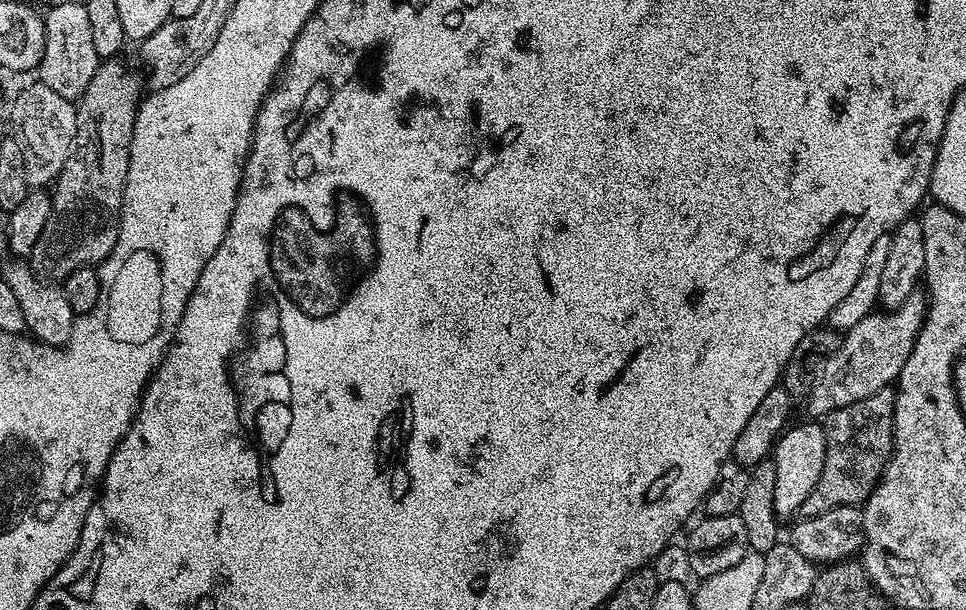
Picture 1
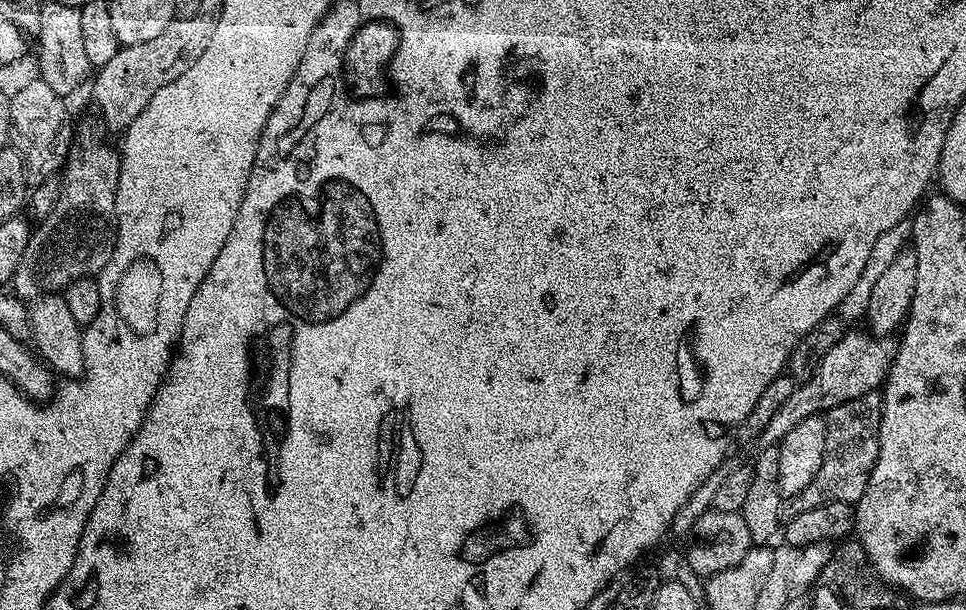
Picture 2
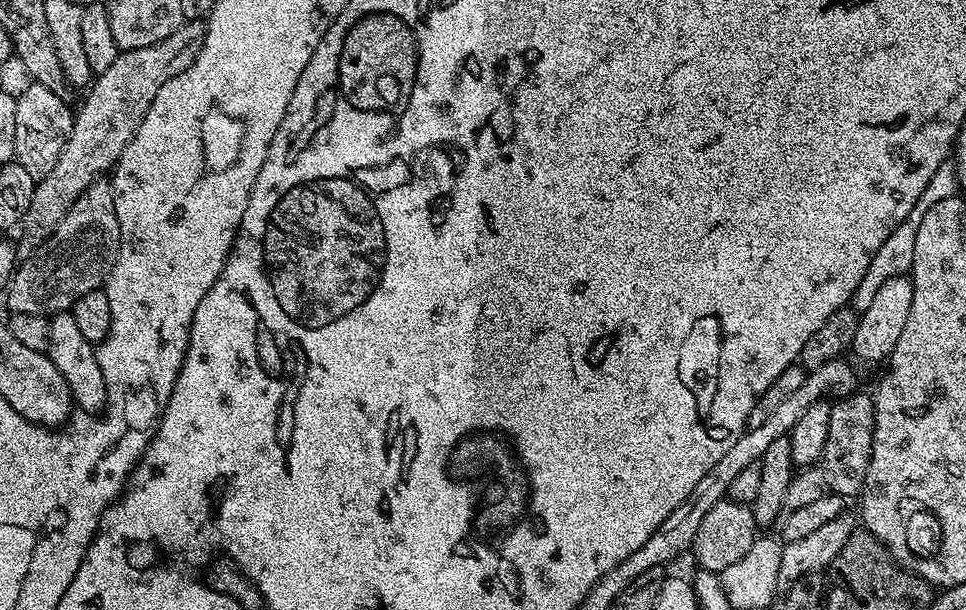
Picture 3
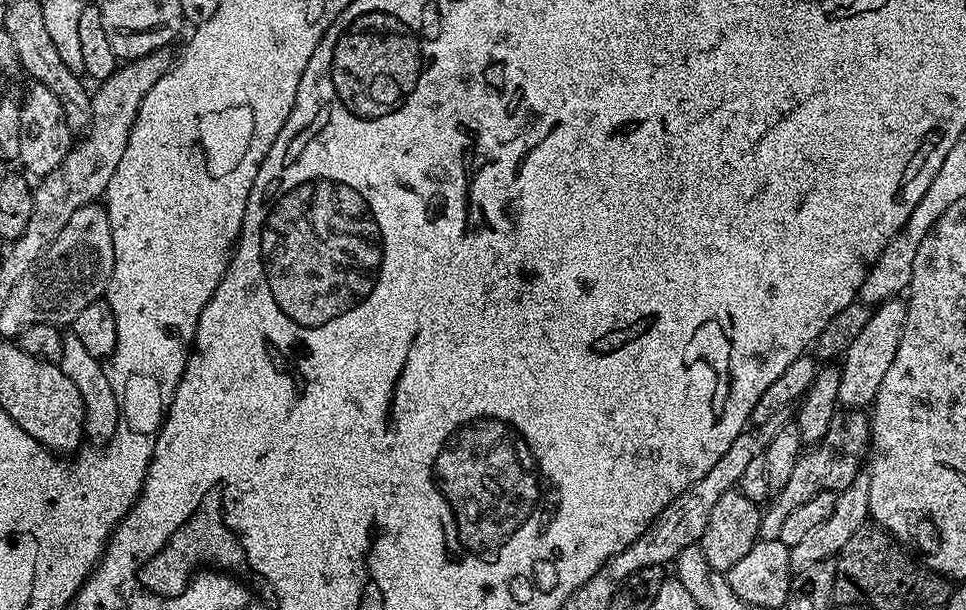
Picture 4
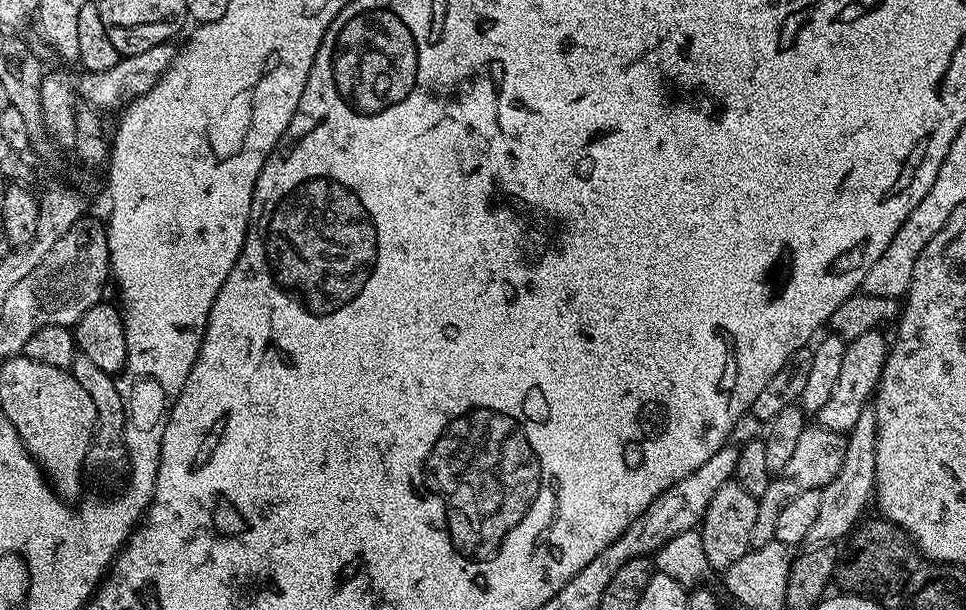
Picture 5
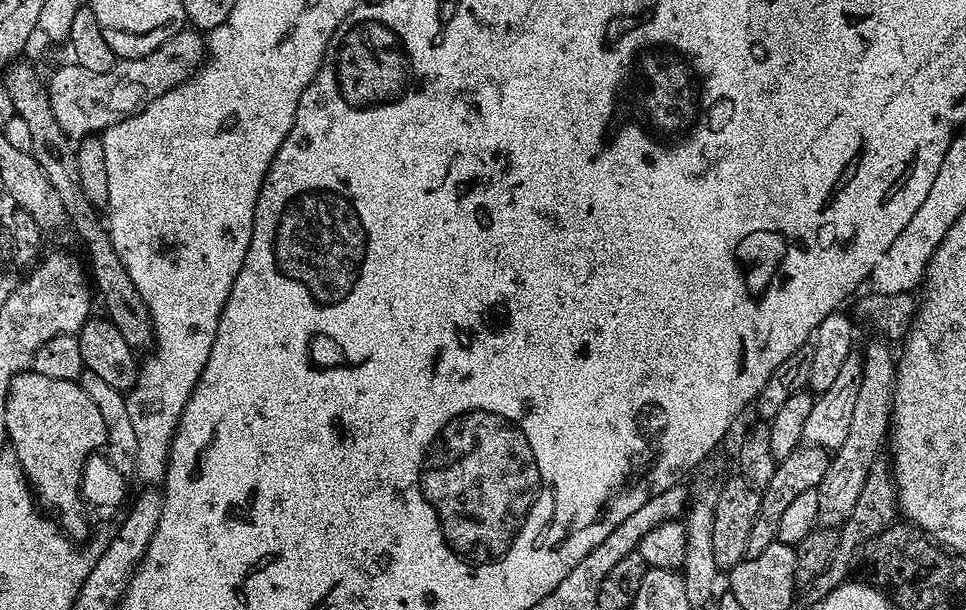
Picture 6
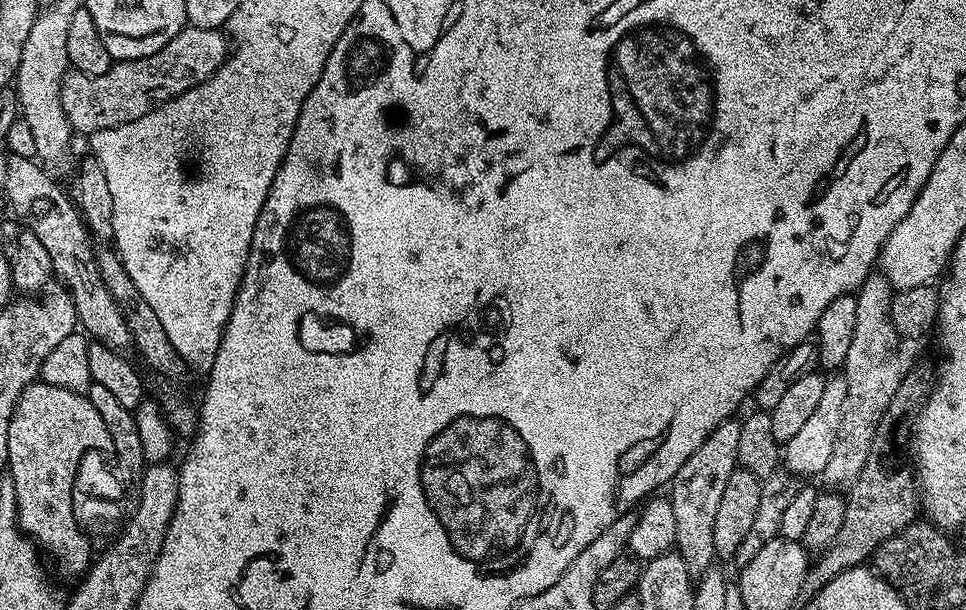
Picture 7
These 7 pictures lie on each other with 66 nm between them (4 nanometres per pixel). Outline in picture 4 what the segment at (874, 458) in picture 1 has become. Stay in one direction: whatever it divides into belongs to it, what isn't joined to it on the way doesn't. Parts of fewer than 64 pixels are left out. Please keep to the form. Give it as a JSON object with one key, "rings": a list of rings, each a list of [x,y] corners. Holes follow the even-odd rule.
{"rings":[[[848,410],[838,414],[830,422],[830,430],[826,430],[823,438],[809,447],[796,459],[794,472],[782,486],[767,501],[760,518],[760,539],[778,540],[782,530],[782,522],[794,506],[802,506],[806,498],[819,492],[839,493],[840,489],[851,484],[853,476],[857,475],[856,463],[860,460],[860,451],[867,449],[870,444],[870,416],[864,410]]]}

